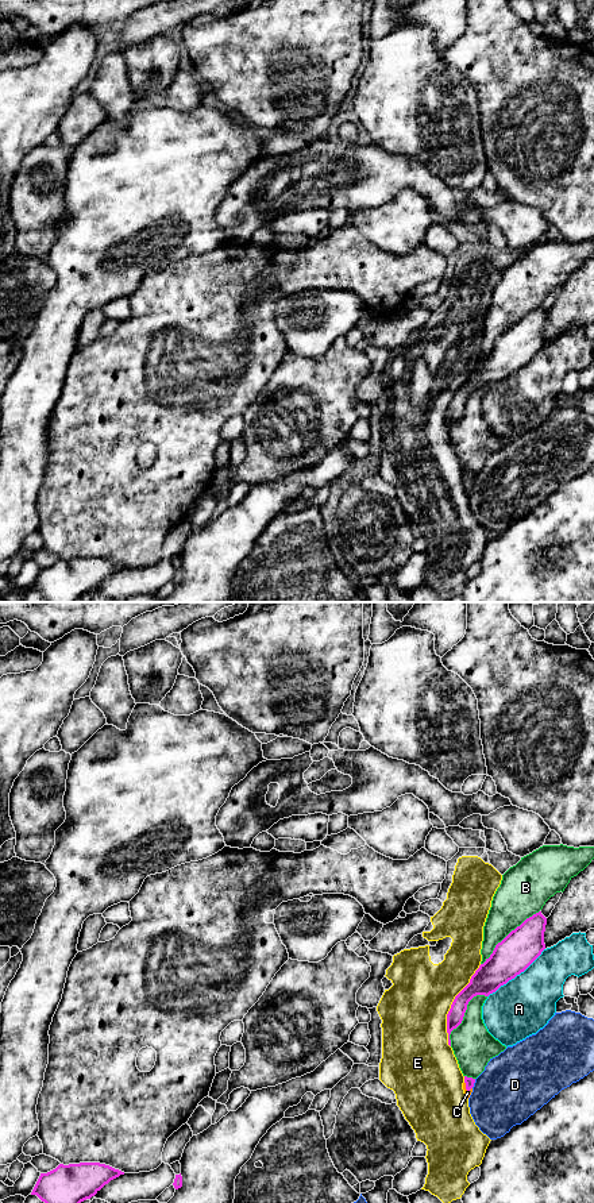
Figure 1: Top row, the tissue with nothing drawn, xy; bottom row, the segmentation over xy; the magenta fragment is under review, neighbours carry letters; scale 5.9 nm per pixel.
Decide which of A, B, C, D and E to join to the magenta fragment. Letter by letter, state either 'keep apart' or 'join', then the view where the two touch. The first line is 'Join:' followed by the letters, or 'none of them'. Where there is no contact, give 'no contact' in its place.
Join: C
A: keep apart | xy
B: keep apart | xy
C: join | xy
D: keep apart | xy
E: keep apart | xy

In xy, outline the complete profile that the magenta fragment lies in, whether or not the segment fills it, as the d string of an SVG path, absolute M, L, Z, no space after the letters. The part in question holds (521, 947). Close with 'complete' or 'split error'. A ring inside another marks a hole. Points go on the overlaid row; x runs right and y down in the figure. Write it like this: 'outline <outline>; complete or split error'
outline M541 911L526 918L520 926L512 930L501 942L498 942L489 959L471 976L470 983L455 996L447 1014L448 1045L451 1046L450 1034L456 1029L464 1017L468 1002L477 995L489 996L501 986L524 972L545 949L544 932L547 918Z; complete

